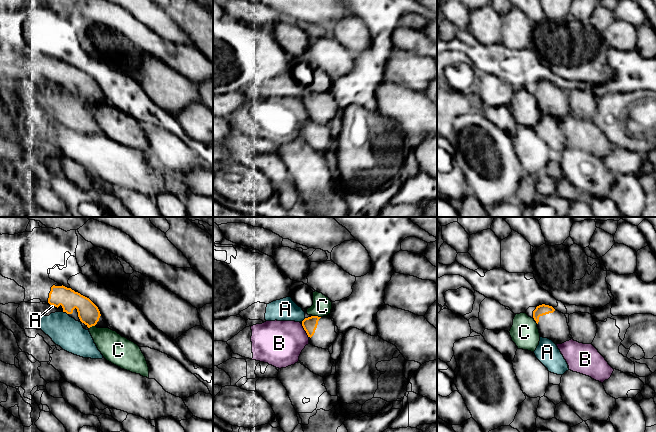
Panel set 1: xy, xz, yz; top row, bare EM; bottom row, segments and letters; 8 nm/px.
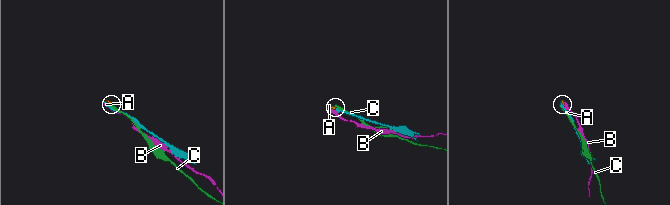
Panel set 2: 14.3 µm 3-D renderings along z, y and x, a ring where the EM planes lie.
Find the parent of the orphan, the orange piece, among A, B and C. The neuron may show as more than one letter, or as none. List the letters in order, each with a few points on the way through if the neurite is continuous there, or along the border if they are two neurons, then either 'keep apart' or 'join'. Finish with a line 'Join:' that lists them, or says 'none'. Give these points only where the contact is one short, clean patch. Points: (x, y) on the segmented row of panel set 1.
A: keep apart
B: border along xz (301, 324), (308, 337); keep apart
C: border along xz (312, 315), (320, 317); keep apart
Join: none

